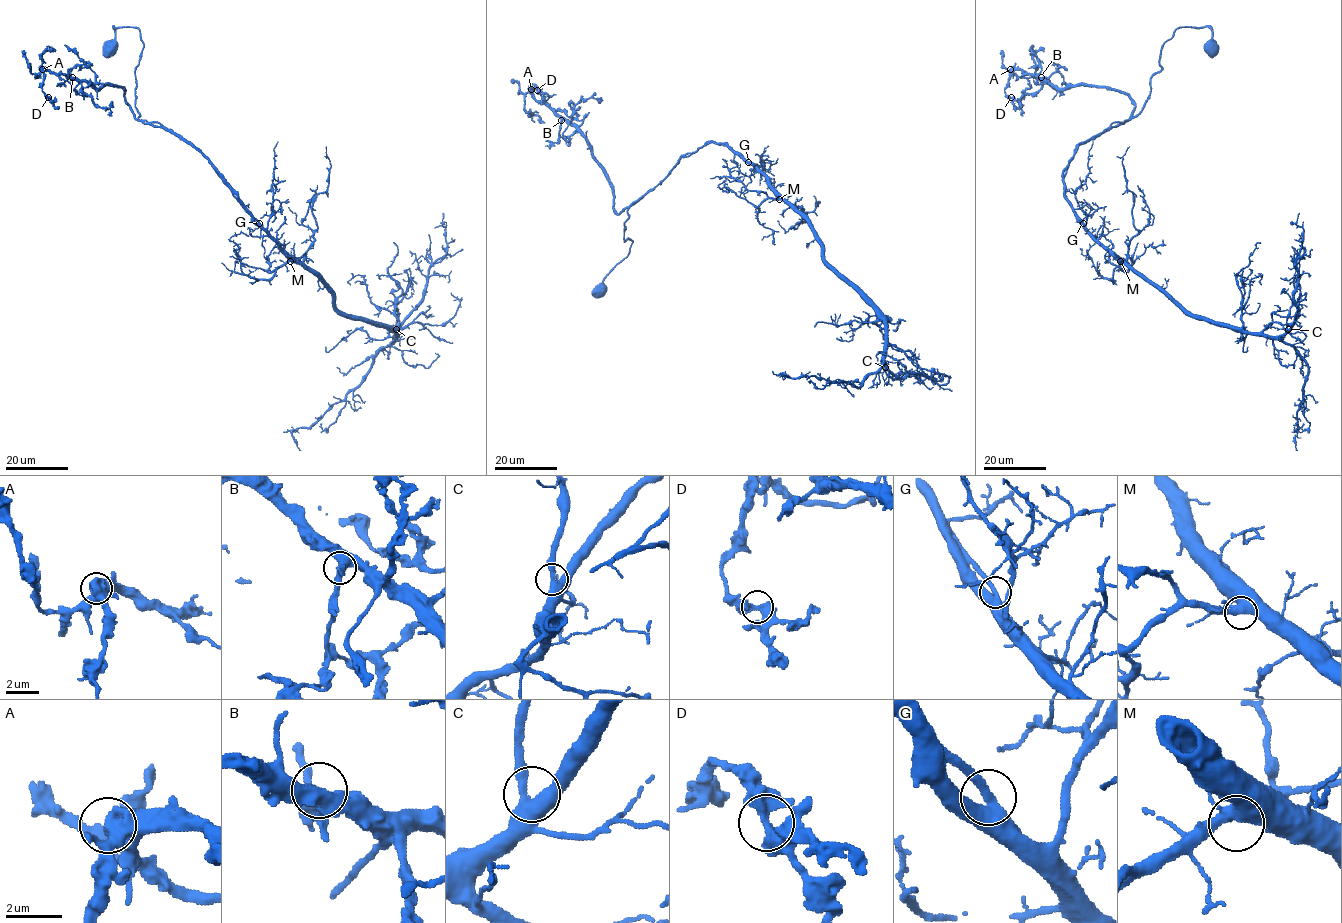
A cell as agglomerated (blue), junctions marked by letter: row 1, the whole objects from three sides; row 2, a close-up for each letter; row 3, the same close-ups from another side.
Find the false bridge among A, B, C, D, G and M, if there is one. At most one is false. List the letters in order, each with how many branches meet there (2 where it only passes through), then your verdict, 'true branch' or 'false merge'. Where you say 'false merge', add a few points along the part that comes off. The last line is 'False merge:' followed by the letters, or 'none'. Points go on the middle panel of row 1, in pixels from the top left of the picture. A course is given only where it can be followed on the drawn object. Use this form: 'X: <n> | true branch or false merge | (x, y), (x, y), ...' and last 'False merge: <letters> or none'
A: 3 | true branch
B: 3 | true branch
C: 3 | true branch
D: 3 | true branch
G: 3 | true branch
M: 3 | true branch
False merge: none

